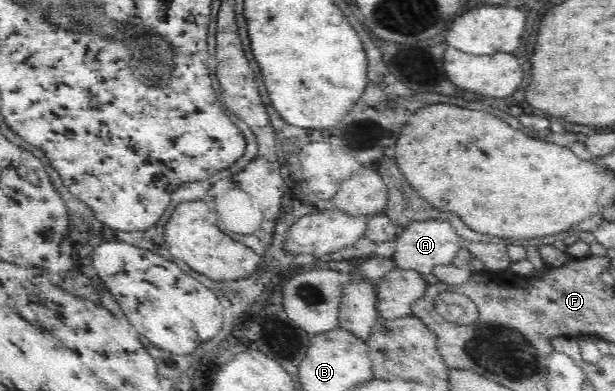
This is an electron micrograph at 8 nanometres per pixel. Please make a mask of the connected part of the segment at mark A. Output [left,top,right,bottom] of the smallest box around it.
[390,220,462,274]

